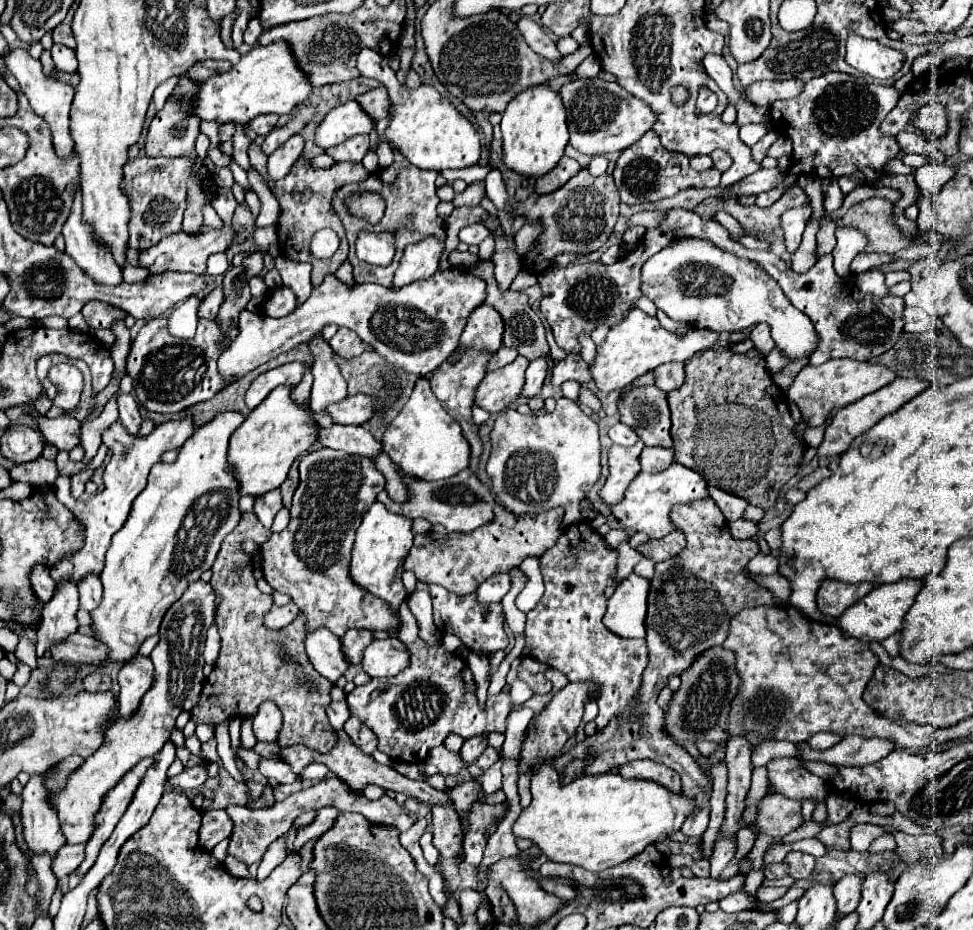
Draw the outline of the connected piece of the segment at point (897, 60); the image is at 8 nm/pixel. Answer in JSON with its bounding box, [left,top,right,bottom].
[845,36,903,80]

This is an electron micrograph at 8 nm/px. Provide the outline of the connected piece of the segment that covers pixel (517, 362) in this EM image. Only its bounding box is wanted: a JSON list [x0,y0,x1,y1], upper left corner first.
[475,356,529,414]

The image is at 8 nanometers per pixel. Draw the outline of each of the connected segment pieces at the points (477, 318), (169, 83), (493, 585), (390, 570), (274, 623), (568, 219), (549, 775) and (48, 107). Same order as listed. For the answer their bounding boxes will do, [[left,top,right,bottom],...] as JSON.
[[449,304,503,360],[152,76,178,111],[475,574,511,604],[351,502,413,610],[267,602,299,628],[513,168,619,274],[513,764,695,872],[3,48,73,156]]

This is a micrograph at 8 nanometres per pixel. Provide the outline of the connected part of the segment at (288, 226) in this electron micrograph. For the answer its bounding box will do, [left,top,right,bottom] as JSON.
[273,158,367,284]

